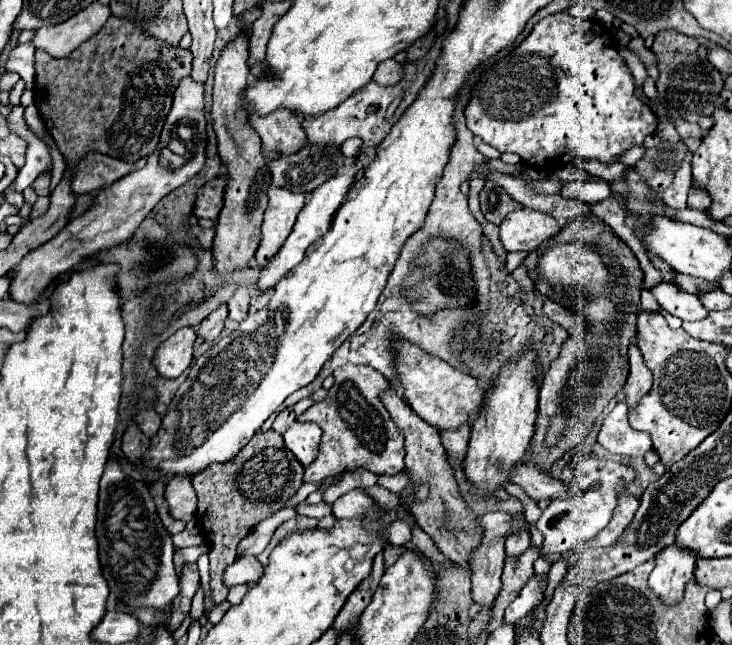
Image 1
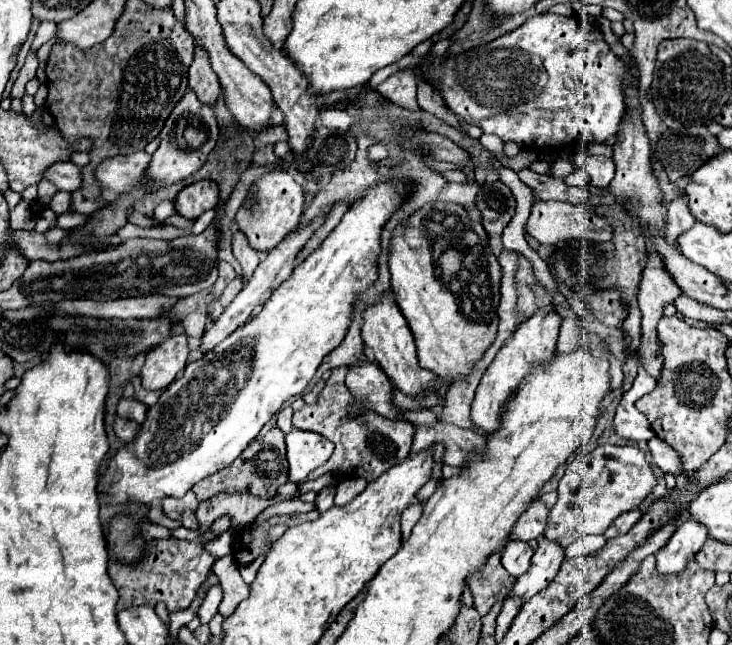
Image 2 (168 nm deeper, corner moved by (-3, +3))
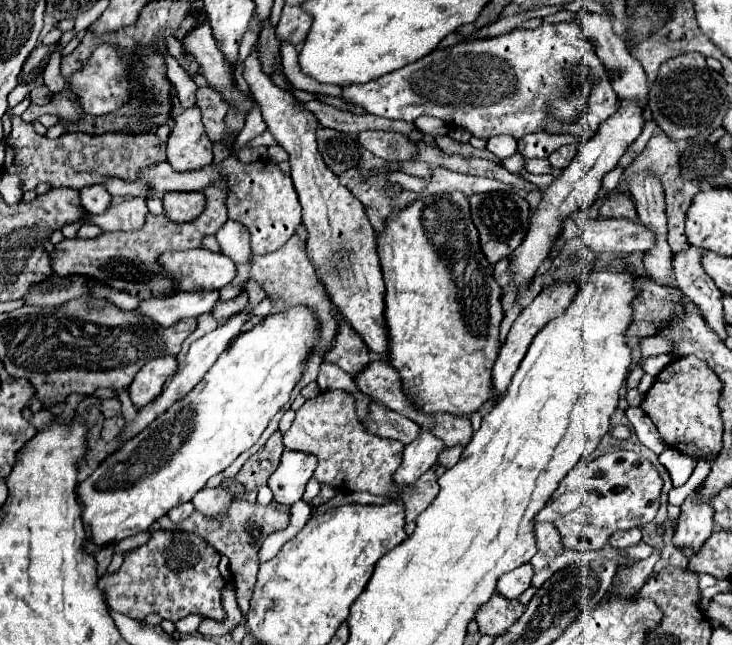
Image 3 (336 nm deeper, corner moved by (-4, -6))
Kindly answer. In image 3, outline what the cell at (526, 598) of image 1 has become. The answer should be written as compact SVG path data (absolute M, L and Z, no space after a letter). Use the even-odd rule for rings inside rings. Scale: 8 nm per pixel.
M543 522L535 524L535 540L537 540L537 554L531 558L531 564L535 568L533 576L533 588L541 588L545 580L549 580L557 570L569 566L575 562L577 554L563 548L559 532L553 524Z

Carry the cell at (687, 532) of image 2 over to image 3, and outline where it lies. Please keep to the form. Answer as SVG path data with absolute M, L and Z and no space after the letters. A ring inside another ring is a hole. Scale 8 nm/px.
M697 490L681 506L679 524L675 528L673 546L677 550L697 552L703 542L713 534L713 514L709 502L697 500Z

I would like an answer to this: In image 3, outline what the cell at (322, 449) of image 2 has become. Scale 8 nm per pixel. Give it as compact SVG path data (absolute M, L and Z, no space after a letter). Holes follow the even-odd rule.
M285 450L281 464L269 482L269 488L275 494L275 500L283 504L295 504L297 500L301 500L305 492L305 484L313 476L315 468L317 468L315 454Z

